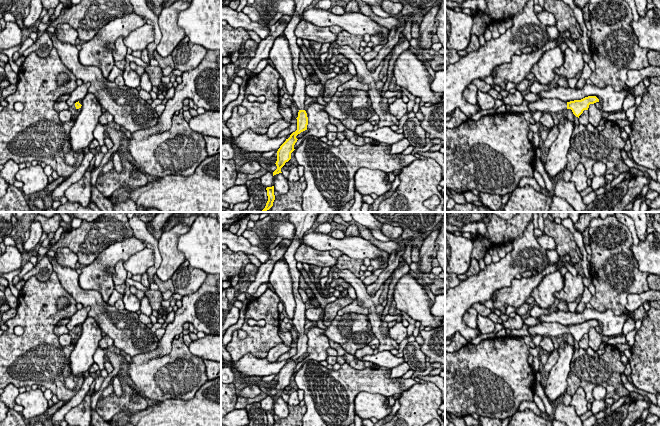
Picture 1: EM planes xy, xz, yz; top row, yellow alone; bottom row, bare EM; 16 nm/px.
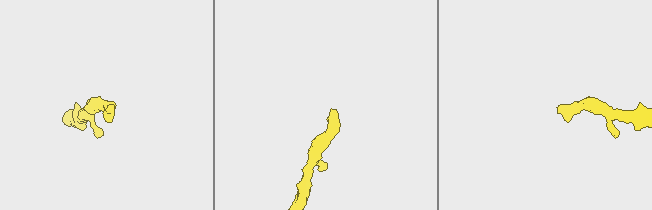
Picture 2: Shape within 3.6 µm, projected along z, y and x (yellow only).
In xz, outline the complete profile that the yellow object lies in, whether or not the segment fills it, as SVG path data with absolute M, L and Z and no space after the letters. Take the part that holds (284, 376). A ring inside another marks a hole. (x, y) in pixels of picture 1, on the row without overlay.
M288 212L289 222L295 227L295 237L288 249L283 255L288 264L290 277L292 280L292 290L296 302L294 317L291 321L296 331L299 333L297 343L297 354L293 356L288 363L280 370L277 375L277 393L273 396L273 400L281 396L281 392L291 383L291 377L295 374L294 369L297 366L296 360L307 354L308 341L304 334L306 324L306 304L302 301L299 294L300 276L301 273L297 268L297 261L294 257L297 248L301 245L300 239L312 227L317 219L319 212Z

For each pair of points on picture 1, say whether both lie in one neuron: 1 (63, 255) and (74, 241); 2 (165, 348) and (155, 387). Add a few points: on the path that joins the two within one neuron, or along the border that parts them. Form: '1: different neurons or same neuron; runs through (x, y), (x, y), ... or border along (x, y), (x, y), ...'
1: different neurons; border along (56, 250), (67, 247), (76, 255), (78, 260)
2: different neurons; border along (175, 338), (172, 341), (171, 350), (159, 356)

